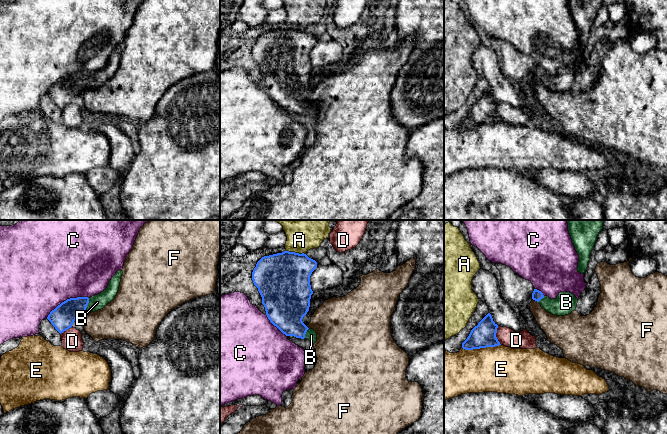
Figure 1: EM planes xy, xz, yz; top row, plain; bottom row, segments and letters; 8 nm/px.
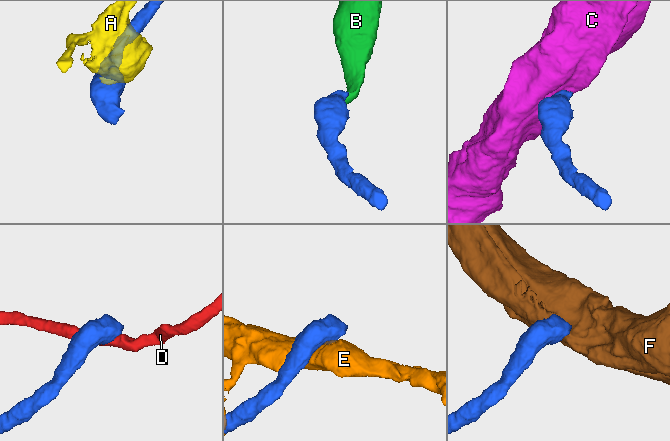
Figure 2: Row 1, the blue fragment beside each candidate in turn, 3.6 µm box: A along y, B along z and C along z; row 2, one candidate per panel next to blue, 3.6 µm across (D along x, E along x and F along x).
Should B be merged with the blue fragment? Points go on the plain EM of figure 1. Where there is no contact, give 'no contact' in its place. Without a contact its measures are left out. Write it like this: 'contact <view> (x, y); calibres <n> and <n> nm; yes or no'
contact xy (87, 80); calibres 190 and 130 nm; yes

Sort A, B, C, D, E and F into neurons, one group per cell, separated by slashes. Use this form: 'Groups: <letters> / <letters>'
Groups: A / B / C / D / E / F

